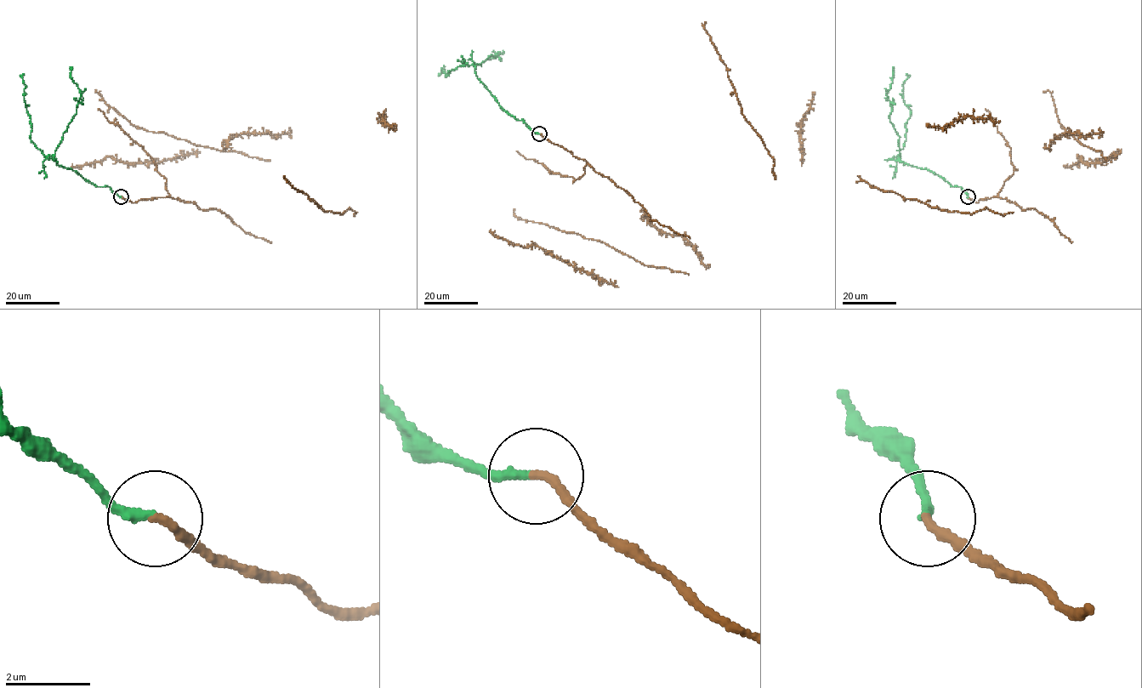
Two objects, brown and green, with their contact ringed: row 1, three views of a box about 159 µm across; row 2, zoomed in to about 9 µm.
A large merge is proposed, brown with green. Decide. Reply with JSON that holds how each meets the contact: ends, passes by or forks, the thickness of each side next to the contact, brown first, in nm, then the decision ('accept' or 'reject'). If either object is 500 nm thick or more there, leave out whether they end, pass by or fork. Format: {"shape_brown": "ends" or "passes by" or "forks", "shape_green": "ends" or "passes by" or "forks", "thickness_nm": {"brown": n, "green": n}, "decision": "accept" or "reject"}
{"shape_brown": "ends", "shape_green": "ends", "thickness_nm": {"brown": 220, "green": 220}, "decision": "reject"}

